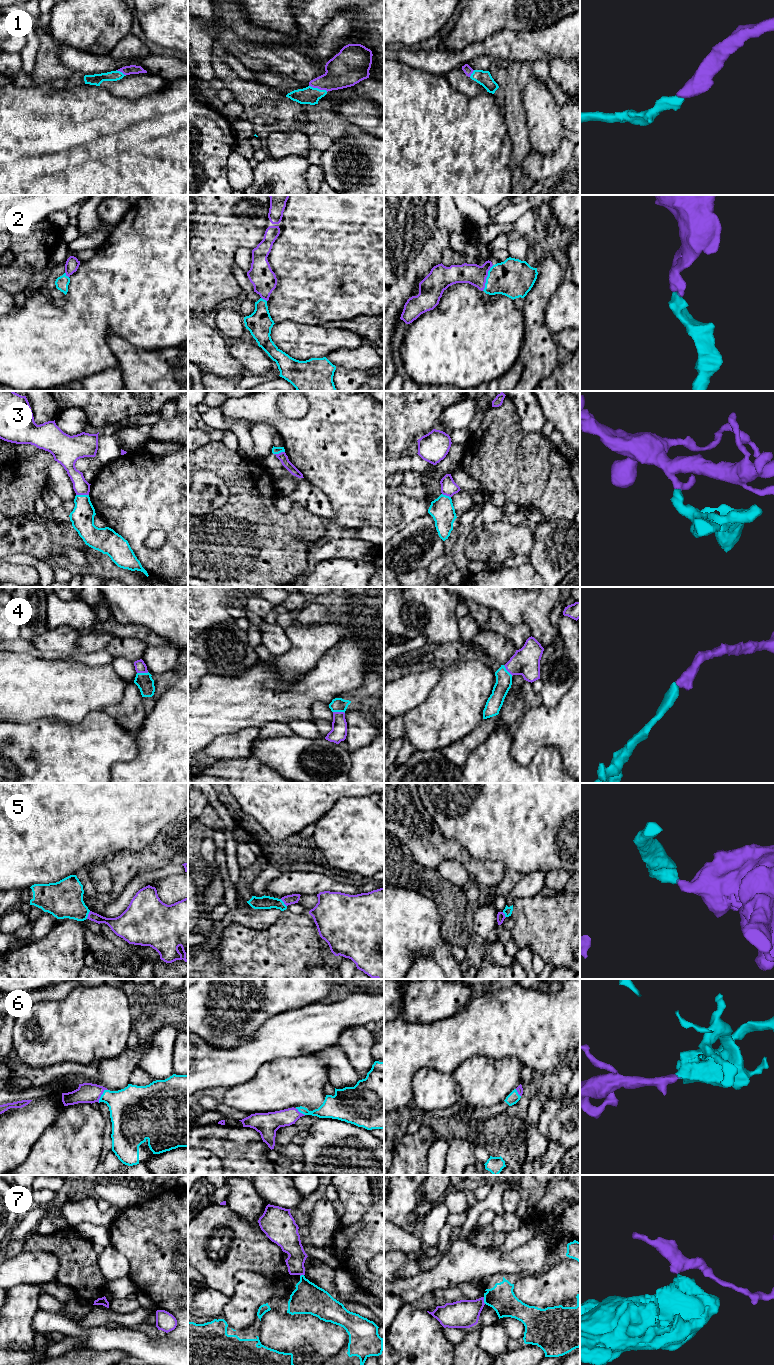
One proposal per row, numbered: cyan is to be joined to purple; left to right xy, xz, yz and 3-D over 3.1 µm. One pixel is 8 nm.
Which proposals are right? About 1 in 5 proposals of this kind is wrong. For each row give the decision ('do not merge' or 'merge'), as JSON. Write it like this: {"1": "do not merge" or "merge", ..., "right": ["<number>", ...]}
{"1": "merge", "2": "merge", "3": "do not merge", "4": "merge", "5": "do not merge", "6": "merge", "7": "do not merge", "right": ["1", "2", "4", "6"]}

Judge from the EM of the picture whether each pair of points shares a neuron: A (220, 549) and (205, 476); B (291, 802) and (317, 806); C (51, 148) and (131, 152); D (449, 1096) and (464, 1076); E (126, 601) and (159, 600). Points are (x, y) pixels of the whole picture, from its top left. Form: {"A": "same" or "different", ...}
{"A": "different", "B": "same", "C": "same", "D": "different", "E": "same"}

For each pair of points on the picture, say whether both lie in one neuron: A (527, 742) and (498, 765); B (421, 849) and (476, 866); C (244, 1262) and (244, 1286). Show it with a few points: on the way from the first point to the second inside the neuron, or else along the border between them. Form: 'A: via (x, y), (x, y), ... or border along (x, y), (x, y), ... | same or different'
A: border along (512, 732), (511, 756), (517, 762), (526, 766) | different
B: via (435, 849), (451, 849), (462, 856) | same
C: border along (266, 1277), (238, 1270), (233, 1277), (234, 1290) | different

